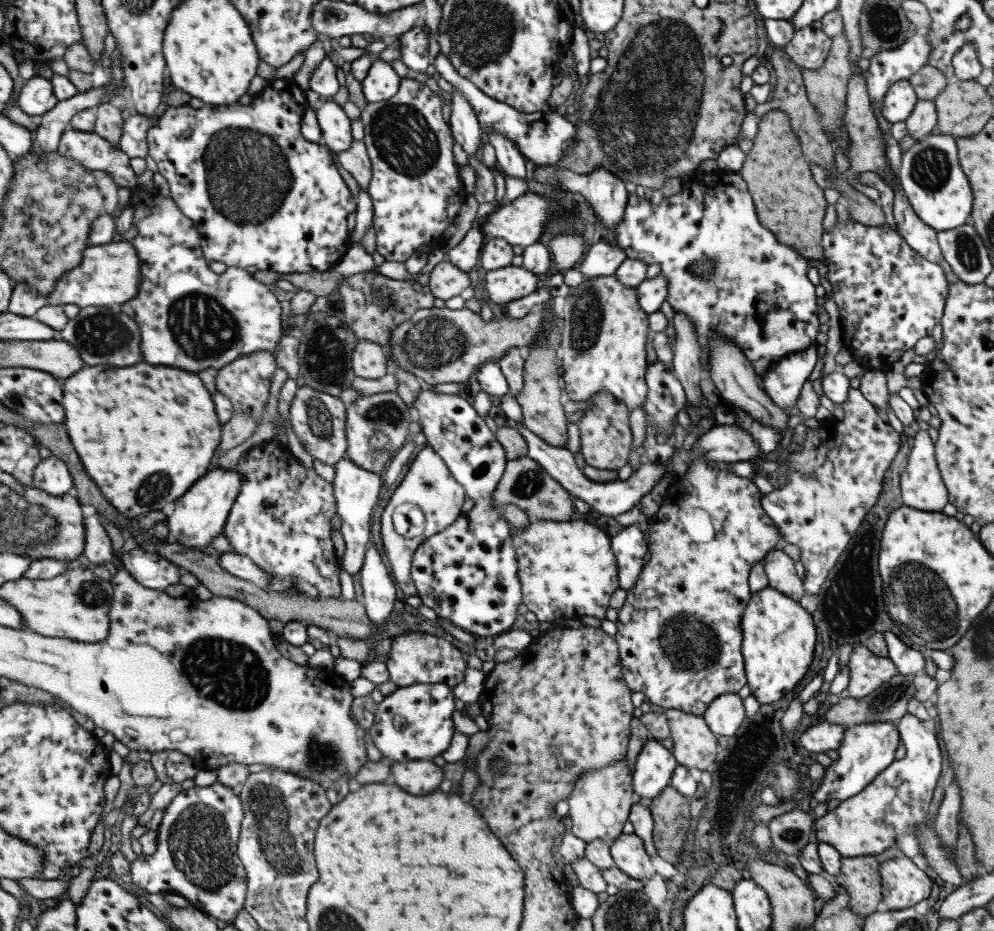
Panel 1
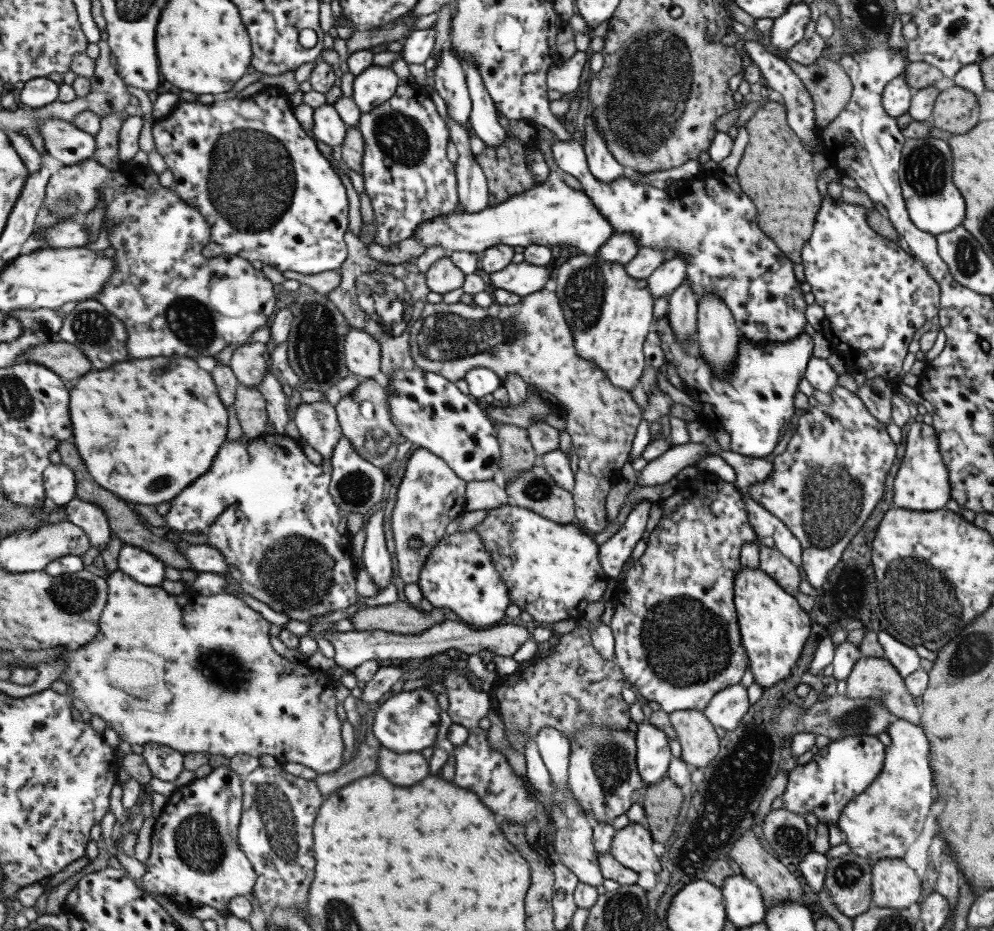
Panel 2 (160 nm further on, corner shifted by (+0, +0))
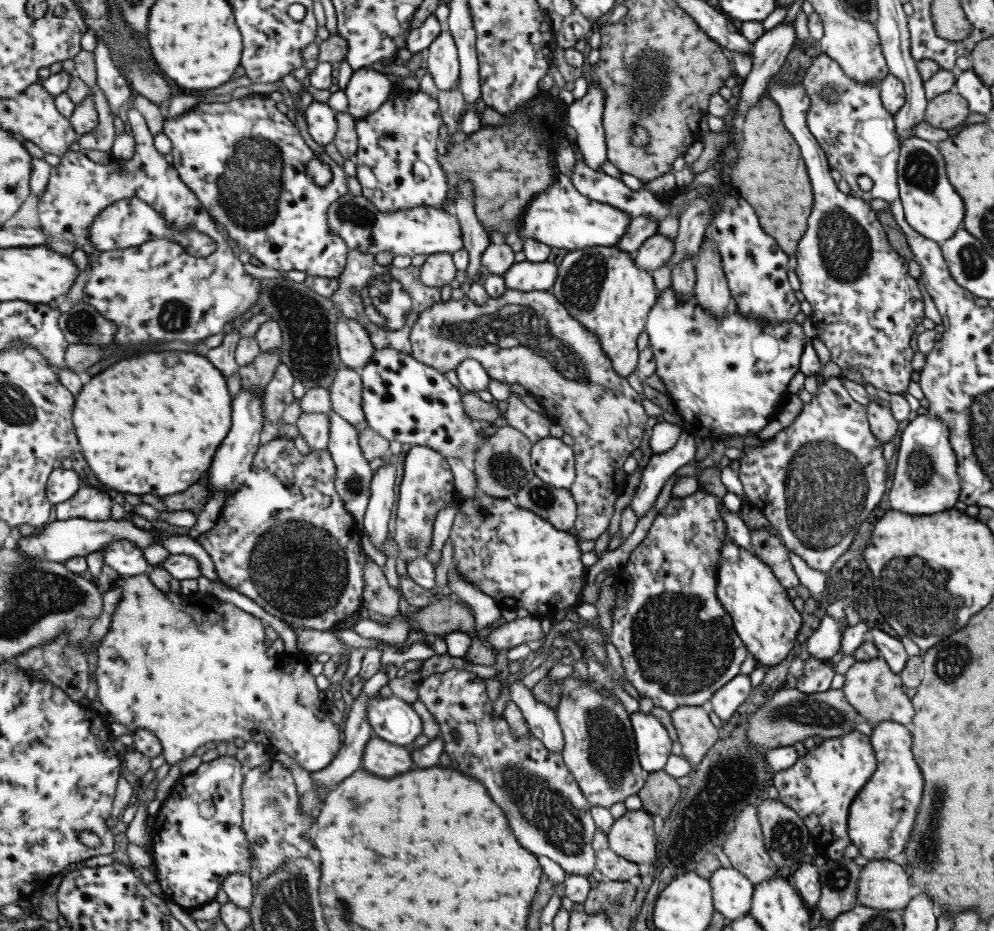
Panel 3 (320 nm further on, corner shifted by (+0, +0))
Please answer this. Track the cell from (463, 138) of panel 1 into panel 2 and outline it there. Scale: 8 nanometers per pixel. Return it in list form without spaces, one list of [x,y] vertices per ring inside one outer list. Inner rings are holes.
[[[442,48],[433,68],[433,88],[445,102],[447,116],[459,126],[469,128],[471,100],[466,88],[463,62],[451,48]]]

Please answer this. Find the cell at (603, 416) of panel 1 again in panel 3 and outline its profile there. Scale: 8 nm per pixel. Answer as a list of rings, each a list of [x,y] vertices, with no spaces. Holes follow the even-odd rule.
[[[505,289],[502,295],[495,298],[487,297],[487,300],[482,305],[471,302],[469,298],[463,296],[459,300],[453,300],[447,298],[446,301],[439,301],[432,304],[429,308],[423,310],[418,314],[415,322],[412,324],[410,333],[408,334],[411,347],[411,358],[415,361],[422,362],[431,368],[434,368],[437,372],[443,374],[447,370],[454,370],[456,364],[465,358],[471,358],[479,362],[479,364],[485,369],[489,378],[496,380],[503,384],[519,384],[522,386],[527,394],[531,394],[535,397],[537,404],[543,408],[546,415],[553,414],[553,418],[558,420],[557,426],[561,426],[565,434],[569,434],[573,438],[573,444],[570,445],[572,455],[574,458],[574,479],[569,485],[568,491],[573,497],[576,504],[576,517],[571,528],[574,535],[580,540],[595,540],[598,536],[601,536],[606,532],[607,526],[609,526],[609,518],[613,514],[613,503],[615,499],[621,494],[621,488],[623,488],[623,482],[625,482],[625,473],[622,469],[622,464],[630,454],[637,452],[639,441],[643,438],[643,431],[650,419],[641,407],[641,396],[629,386],[626,379],[613,370],[612,364],[609,358],[603,354],[601,345],[596,339],[593,333],[590,333],[586,328],[578,323],[575,319],[569,316],[566,308],[563,308],[562,304],[551,294],[549,291],[531,291],[521,292],[515,289]]]

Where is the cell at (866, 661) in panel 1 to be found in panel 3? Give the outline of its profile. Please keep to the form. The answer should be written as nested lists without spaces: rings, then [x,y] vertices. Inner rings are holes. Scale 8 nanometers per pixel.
[[[882,658],[855,661],[844,671],[844,679],[840,690],[845,701],[854,708],[858,716],[870,724],[891,721],[909,726],[914,713],[911,700],[907,698],[900,676],[891,671]]]

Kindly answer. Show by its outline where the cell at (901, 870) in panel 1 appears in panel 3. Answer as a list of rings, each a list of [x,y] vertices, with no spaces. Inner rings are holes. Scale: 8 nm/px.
[[[867,861],[860,868],[856,882],[859,904],[877,910],[901,910],[911,900],[909,873],[896,862]]]

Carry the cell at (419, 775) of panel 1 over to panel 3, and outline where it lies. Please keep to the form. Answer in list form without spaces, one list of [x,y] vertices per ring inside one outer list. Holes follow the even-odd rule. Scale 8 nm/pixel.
[[[371,736],[364,744],[360,762],[360,768],[377,776],[385,776],[385,778],[416,768],[406,747]]]

